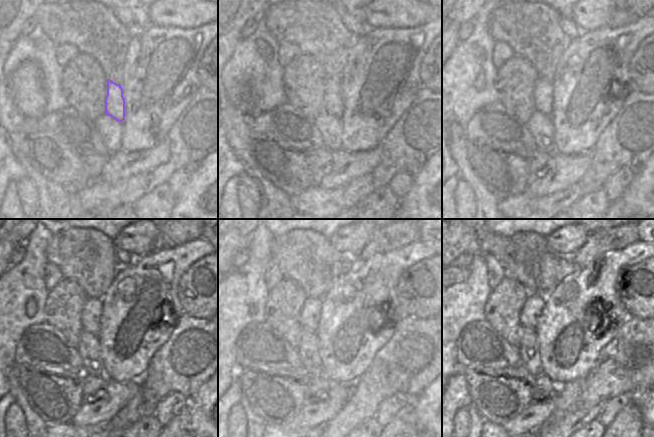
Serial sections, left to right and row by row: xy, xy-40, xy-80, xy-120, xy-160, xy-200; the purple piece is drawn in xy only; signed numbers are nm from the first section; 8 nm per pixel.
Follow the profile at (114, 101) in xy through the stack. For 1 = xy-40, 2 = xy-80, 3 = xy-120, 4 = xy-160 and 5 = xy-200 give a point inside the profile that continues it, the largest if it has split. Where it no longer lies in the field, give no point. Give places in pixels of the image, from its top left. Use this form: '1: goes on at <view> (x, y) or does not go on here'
1: goes on at xy-40 (334, 105)
2: goes on at xy-80 (543, 93)
3: goes on at xy-120 (91, 314)
4: goes on at xy-160 (311, 311)
5: goes on at xy-200 (535, 303)

